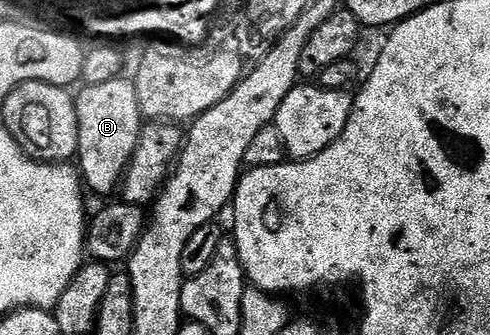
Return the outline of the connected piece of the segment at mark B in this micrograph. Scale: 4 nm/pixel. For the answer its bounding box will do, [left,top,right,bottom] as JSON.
[75,76,143,194]

